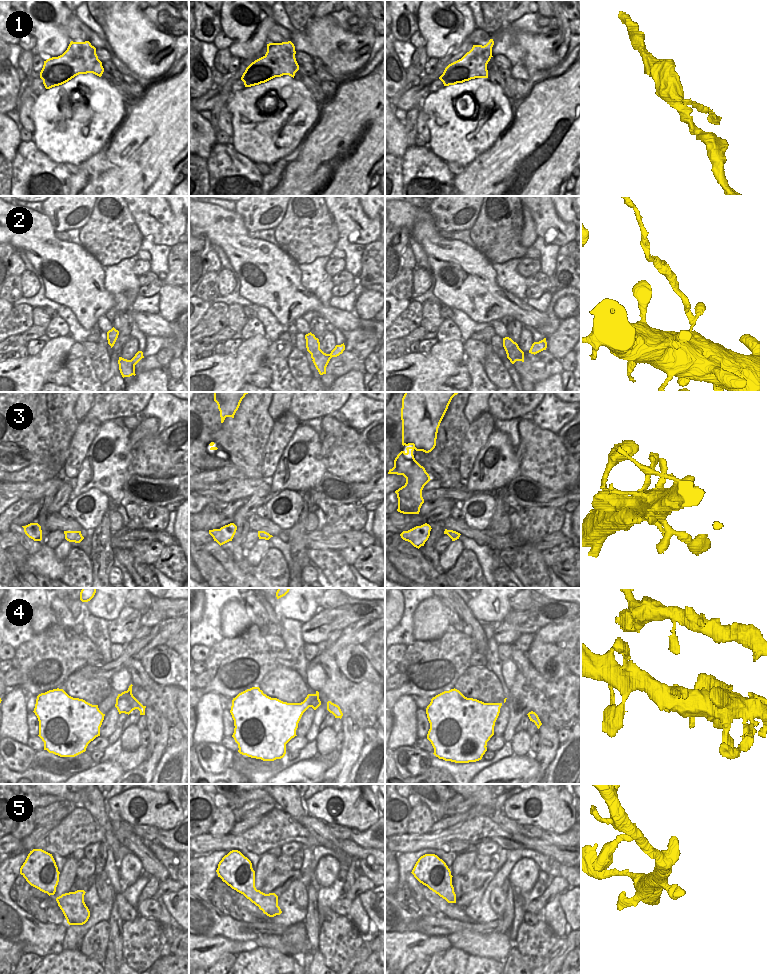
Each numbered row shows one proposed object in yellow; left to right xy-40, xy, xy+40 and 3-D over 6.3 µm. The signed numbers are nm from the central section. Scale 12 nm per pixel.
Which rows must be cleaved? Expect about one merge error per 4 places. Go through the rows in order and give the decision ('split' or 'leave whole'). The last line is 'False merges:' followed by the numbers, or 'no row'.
1: leave whole
2: split
3: leave whole
4: leave whole
5: leave whole
False merges: 2

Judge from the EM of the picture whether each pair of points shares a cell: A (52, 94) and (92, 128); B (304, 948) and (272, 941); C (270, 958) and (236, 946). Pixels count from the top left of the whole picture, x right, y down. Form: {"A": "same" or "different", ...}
{"A": "same", "B": "same", "C": "different"}

